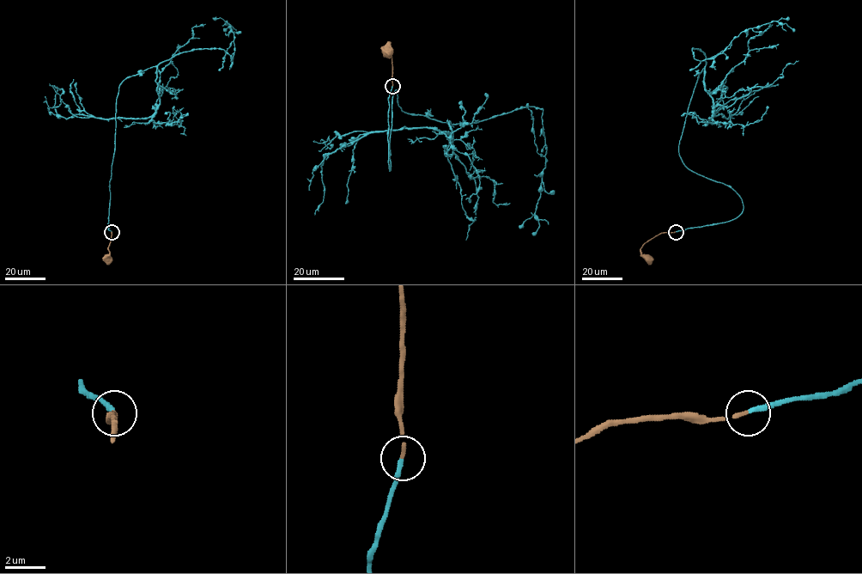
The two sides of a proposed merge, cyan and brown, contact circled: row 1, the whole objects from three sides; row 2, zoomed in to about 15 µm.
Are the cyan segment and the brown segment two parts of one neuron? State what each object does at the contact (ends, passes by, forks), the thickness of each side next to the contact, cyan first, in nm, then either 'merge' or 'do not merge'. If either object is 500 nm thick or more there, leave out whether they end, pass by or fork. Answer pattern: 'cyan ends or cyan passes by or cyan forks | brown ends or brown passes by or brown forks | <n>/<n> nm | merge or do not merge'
cyan ends | brown ends | 240/170 nm | merge

